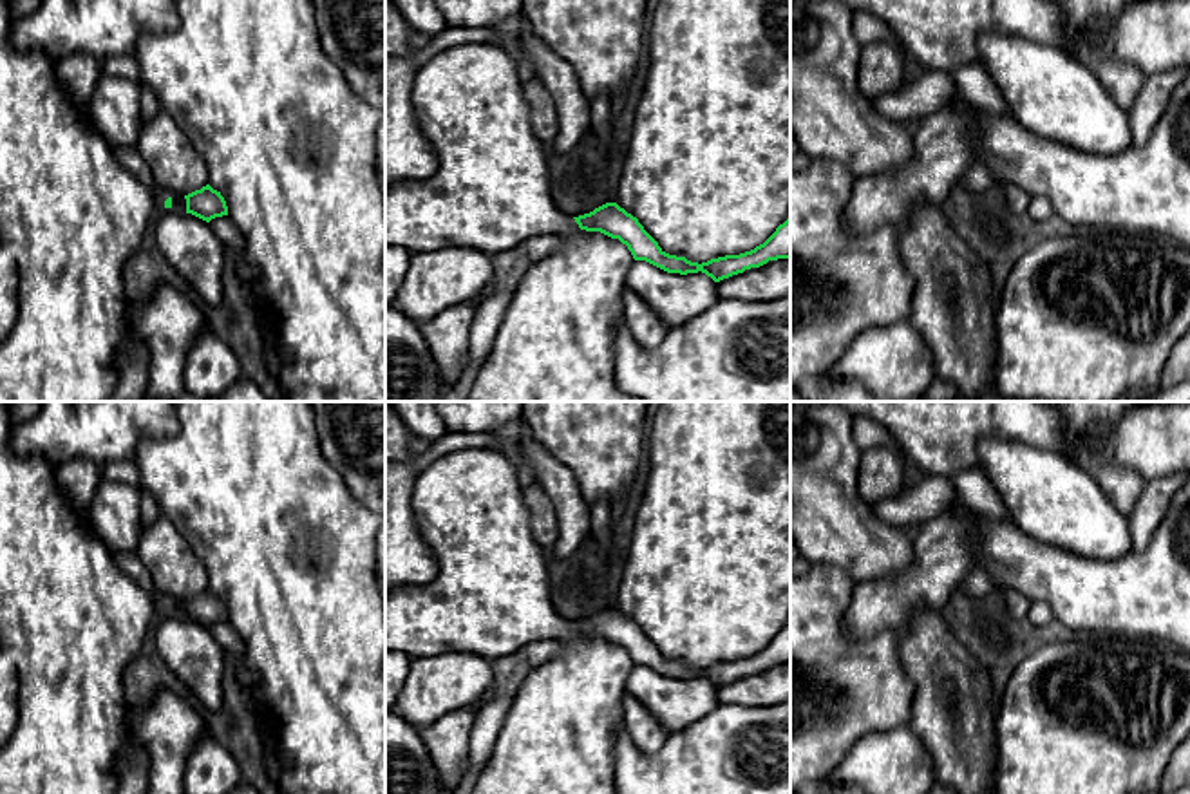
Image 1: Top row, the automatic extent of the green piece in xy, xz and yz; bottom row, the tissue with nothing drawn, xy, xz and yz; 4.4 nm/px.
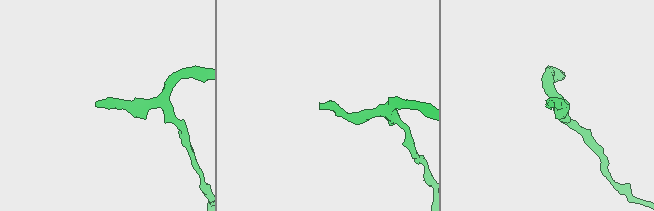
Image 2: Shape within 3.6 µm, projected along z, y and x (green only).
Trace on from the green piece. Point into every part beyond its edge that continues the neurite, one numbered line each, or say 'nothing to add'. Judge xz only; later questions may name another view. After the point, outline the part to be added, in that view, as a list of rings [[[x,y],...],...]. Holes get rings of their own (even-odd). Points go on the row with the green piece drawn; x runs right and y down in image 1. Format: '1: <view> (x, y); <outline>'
1: xz (491, 192); [[[467,43],[438,52],[418,69],[411,99],[418,125],[436,152],[438,170],[429,179],[400,181],[385,192],[385,246],[401,246],[411,255],[474,248],[494,257],[532,237],[579,228],[573,213],[553,199],[548,147],[534,132],[524,85],[505,49],[496,43]]]

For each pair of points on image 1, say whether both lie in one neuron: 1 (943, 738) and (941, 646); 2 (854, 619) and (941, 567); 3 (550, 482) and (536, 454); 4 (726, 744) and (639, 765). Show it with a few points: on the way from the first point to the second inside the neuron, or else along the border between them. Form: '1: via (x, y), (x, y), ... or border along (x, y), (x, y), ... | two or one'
1: via (939, 715), (939, 670) | one
2: via (876, 604), (888, 603), (919, 586) | one
3: via (550, 474), (543, 462) | one
4: via (704, 765), (661, 765) | one

